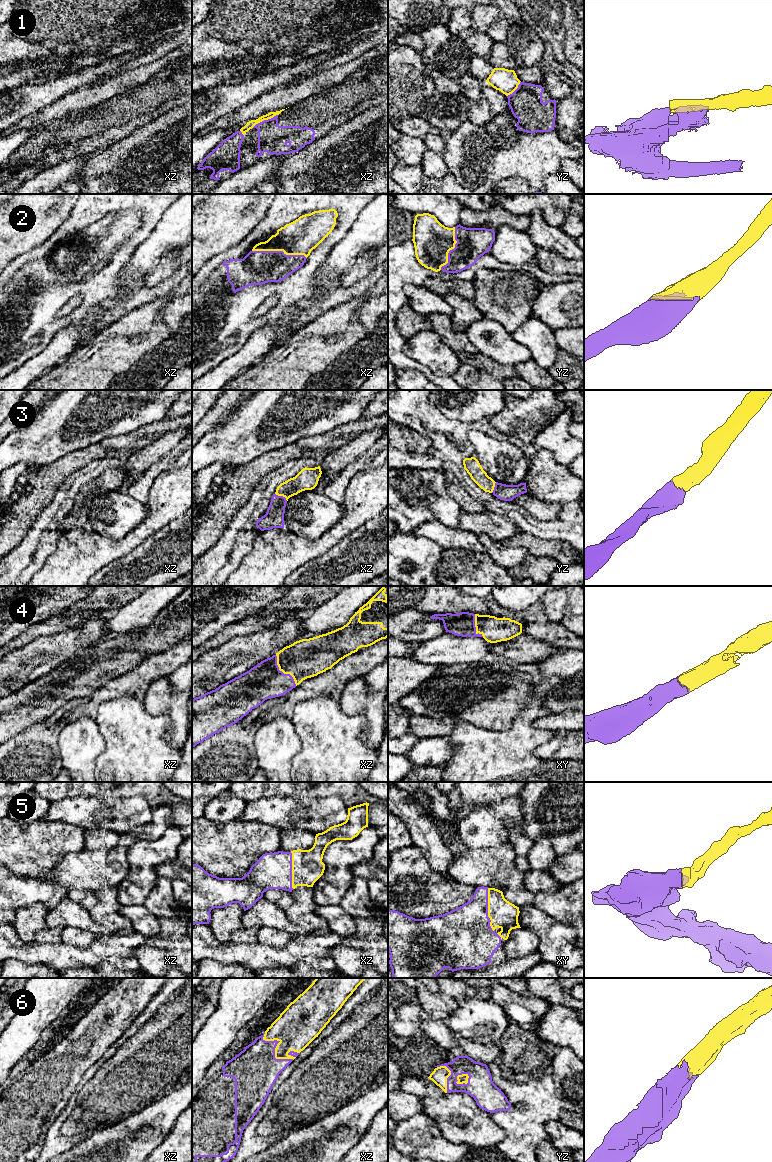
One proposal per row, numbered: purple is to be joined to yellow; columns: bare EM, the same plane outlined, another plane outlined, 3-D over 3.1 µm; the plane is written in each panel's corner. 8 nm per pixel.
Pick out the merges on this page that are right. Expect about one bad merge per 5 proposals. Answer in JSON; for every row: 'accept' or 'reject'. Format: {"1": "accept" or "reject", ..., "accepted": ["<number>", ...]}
{"1": "reject", "2": "accept", "3": "accept", "4": "accept", "5": "accept", "6": "accept", "accepted": ["2", "3", "4", "5", "6"]}

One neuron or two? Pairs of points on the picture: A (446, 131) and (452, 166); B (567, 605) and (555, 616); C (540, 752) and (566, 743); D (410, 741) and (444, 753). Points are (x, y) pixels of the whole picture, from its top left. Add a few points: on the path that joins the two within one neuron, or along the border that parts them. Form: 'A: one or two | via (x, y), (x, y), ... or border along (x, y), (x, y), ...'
A: two | border along (467, 120), (450, 136)
B: one | via (564, 607), (558, 613)
C: one | via (546, 747), (560, 747)
D: two | border along (420, 739), (406, 755)

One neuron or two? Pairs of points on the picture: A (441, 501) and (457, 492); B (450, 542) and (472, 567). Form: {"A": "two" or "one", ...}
{"A": "two", "B": "two"}

